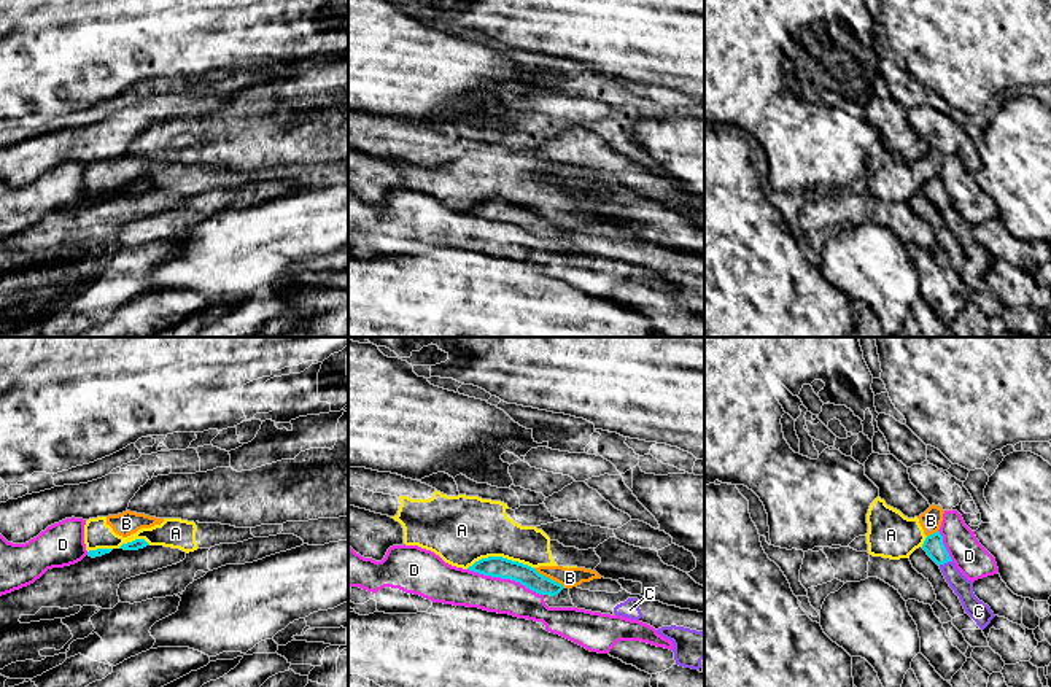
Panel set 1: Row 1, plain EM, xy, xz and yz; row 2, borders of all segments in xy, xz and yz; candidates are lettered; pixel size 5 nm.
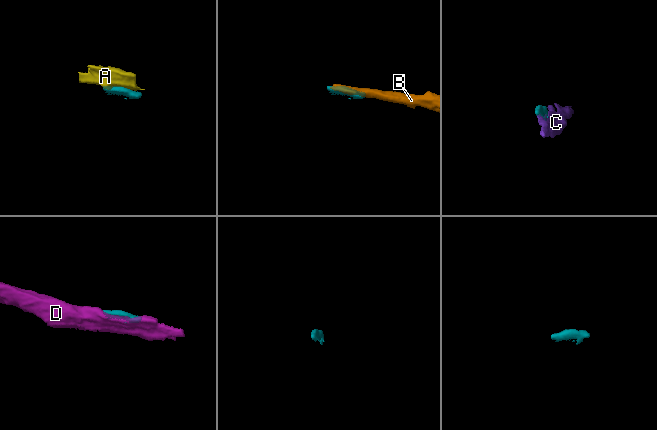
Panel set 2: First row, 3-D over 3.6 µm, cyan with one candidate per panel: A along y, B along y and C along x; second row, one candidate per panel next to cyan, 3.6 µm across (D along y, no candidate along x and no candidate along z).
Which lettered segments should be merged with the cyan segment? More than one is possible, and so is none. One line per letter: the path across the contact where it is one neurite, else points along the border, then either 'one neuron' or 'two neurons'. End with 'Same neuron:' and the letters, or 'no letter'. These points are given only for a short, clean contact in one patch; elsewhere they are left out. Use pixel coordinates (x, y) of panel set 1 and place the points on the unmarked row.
A: border along xz (533, 210), (501, 201), (482, 201), (466, 212); two neurons
B: two neurons
C: one neuron
D: two neurons
Same neuron: C

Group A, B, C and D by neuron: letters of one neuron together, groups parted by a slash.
A B / C / D

